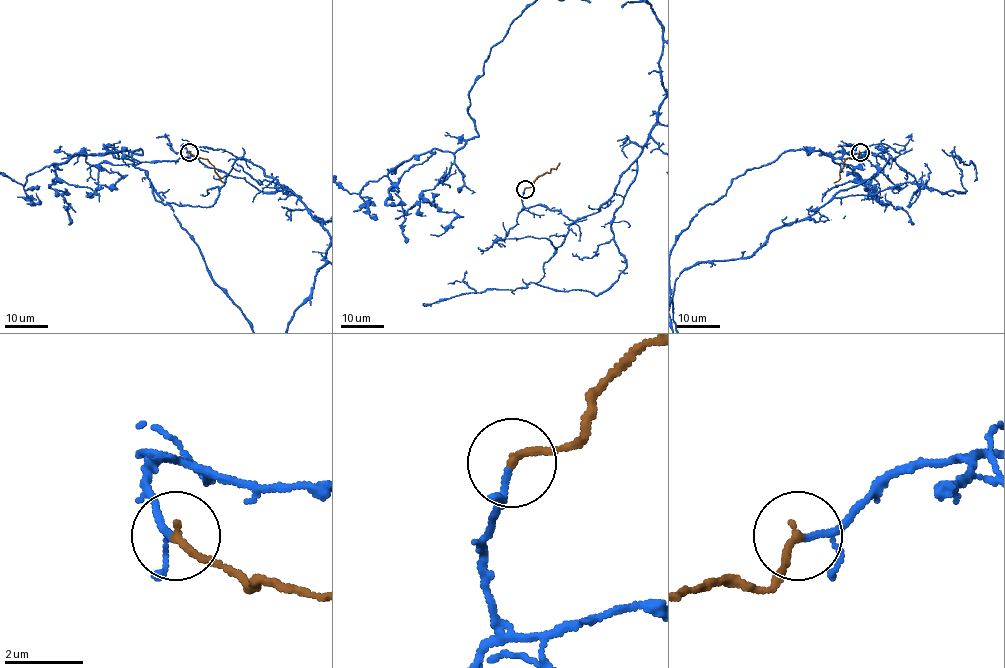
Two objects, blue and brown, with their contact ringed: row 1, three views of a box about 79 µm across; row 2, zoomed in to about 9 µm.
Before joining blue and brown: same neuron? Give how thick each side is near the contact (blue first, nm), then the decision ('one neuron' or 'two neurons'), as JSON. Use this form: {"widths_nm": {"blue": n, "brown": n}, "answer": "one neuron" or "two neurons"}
{"widths_nm": {"blue": 110, "brown": 200}, "answer": "one neuron"}

